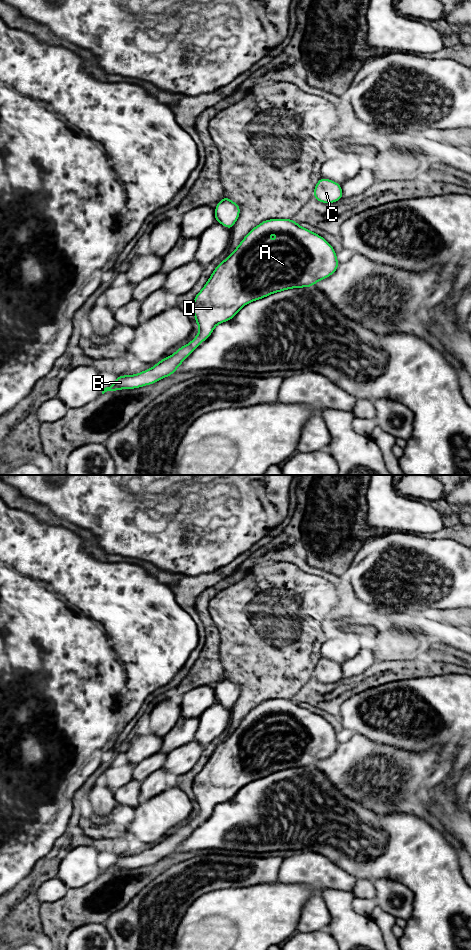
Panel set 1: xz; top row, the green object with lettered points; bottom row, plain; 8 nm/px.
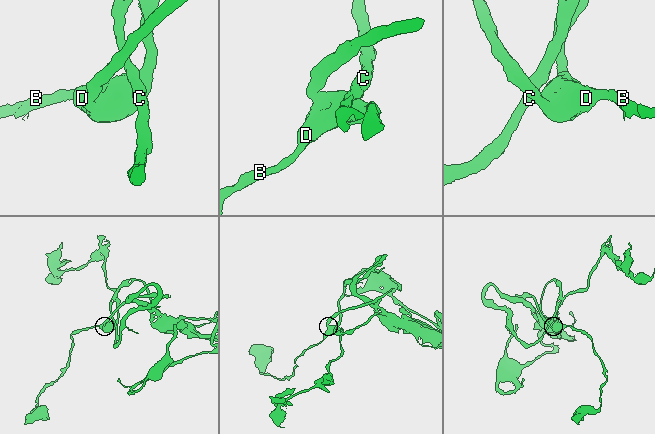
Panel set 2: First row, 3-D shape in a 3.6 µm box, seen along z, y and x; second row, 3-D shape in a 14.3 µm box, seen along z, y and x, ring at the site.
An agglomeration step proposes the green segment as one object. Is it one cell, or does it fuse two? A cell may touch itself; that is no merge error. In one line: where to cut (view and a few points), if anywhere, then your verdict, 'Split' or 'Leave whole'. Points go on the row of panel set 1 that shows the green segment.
No split. Leave whole

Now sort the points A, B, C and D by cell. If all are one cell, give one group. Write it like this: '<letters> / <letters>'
A B C D

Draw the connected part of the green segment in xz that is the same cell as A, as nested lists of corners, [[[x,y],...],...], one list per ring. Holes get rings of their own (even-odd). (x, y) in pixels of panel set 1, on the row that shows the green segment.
[[[276,218],[263,221],[215,268],[208,282],[195,296],[192,311],[195,322],[199,325],[199,334],[189,344],[160,360],[154,367],[136,375],[118,376],[110,387],[102,389],[102,394],[118,389],[139,388],[170,376],[202,341],[207,340],[217,324],[232,319],[244,305],[289,288],[313,286],[332,275],[338,265],[333,247],[323,237],[302,228],[292,219]],[[272,233],[278,233],[279,239],[263,239]]]

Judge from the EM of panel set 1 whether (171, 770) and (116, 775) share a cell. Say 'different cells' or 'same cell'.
same cell

